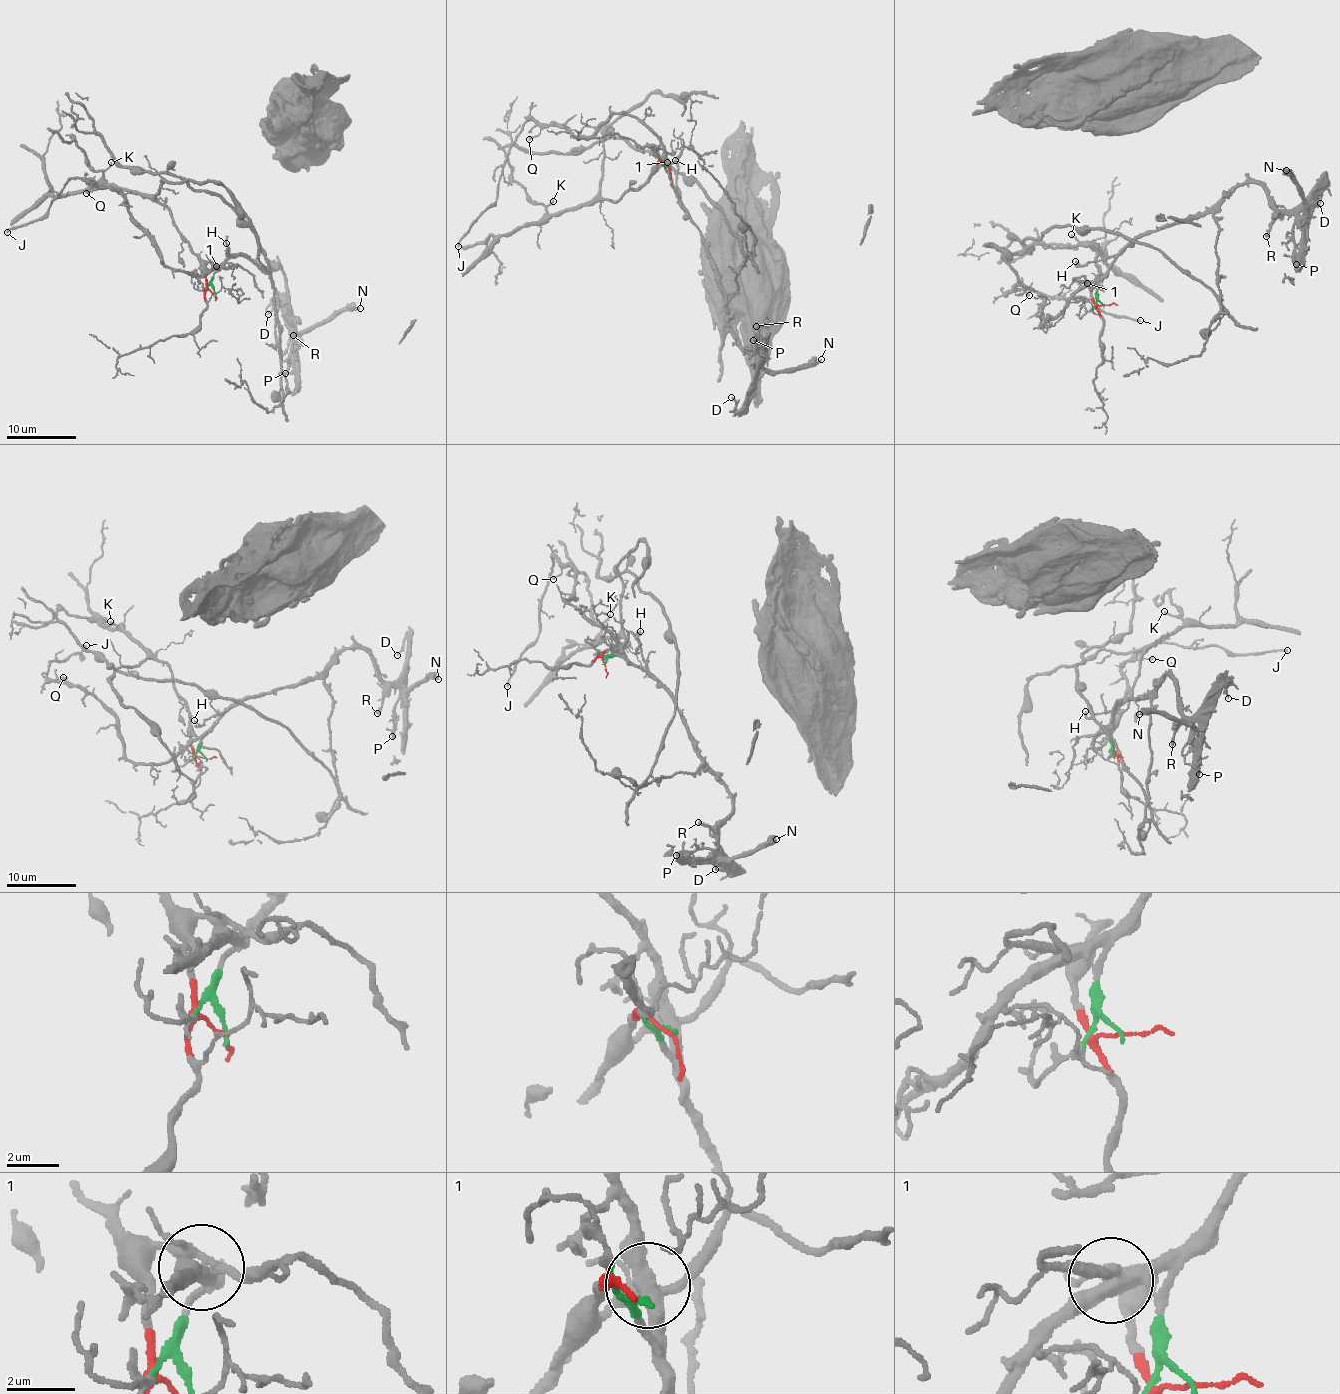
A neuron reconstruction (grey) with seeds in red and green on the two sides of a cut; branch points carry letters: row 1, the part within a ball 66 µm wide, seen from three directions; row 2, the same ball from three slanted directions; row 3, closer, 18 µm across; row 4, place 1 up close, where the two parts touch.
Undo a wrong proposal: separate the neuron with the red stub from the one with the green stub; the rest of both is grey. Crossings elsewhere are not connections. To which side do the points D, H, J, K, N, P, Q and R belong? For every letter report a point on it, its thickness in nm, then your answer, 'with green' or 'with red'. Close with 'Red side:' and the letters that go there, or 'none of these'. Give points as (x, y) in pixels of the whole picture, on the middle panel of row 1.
D: place (731, 397); calibre 180 nm; with green
H: place (675, 160); calibre 170 nm; with green
J: place (458, 246); calibre 220 nm; with green
K: place (553, 201); calibre 180 nm; with red
N: place (821, 359); calibre 190 nm; with green
P: place (753, 340); calibre 400 nm; with green
Q: place (529, 139); calibre 150 nm; with green
R: place (756, 326); calibre 280 nm; with green
Red side: K

